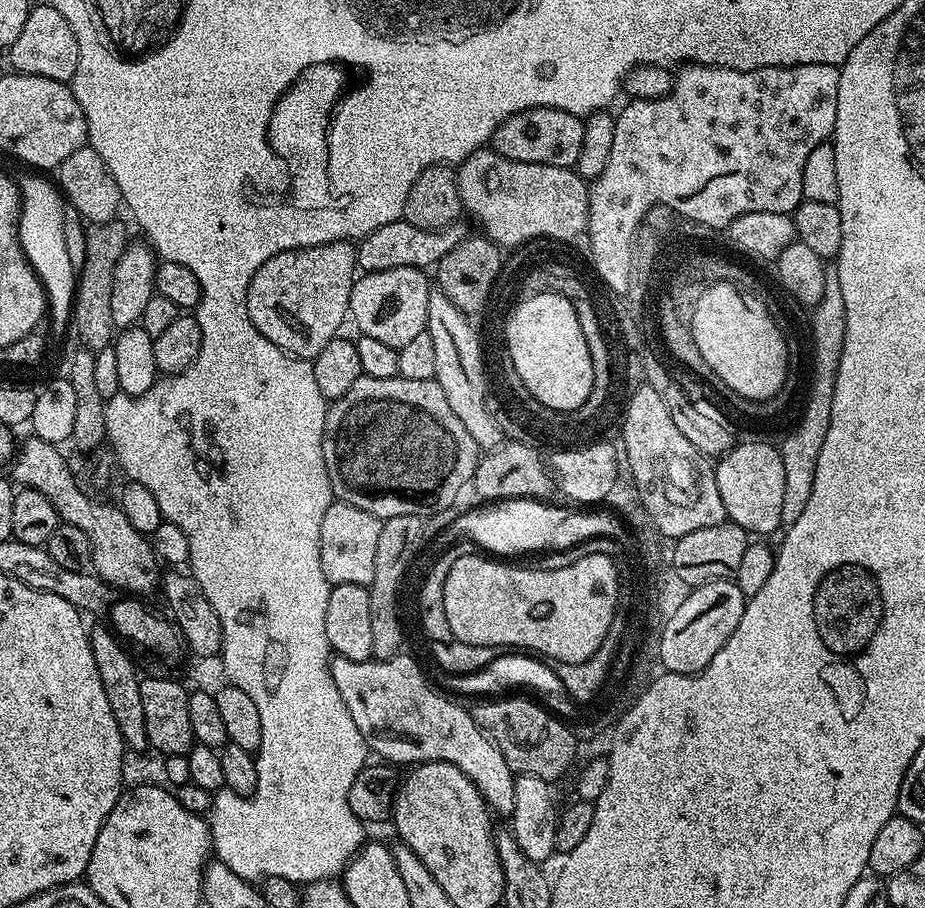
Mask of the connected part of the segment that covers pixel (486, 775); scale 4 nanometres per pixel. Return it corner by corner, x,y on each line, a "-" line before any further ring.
333,655
328,669
338,694
342,694
342,702
346,702
346,710
350,710
350,718
354,718
354,726
358,726
365,744
380,755
377,757
381,761
396,766
415,766
426,760
450,762
474,782
497,817
511,817
516,776
506,758
502,758
502,750
477,726
471,711
454,706
443,691
435,692
428,685
427,675
391,657
359,664

